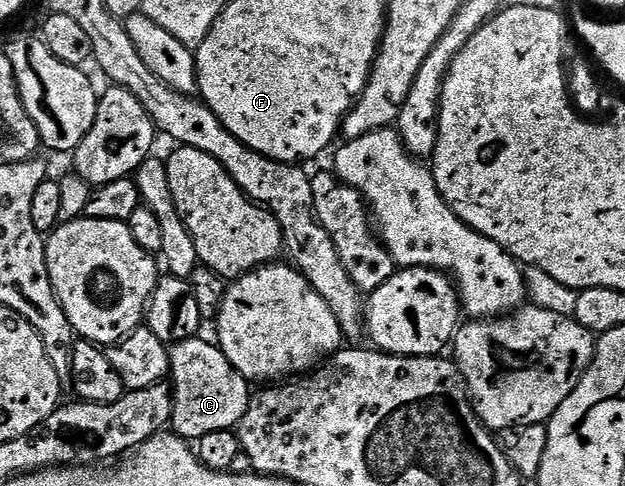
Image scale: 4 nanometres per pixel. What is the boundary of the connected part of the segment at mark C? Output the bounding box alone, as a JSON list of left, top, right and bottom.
[169,337,253,441]

